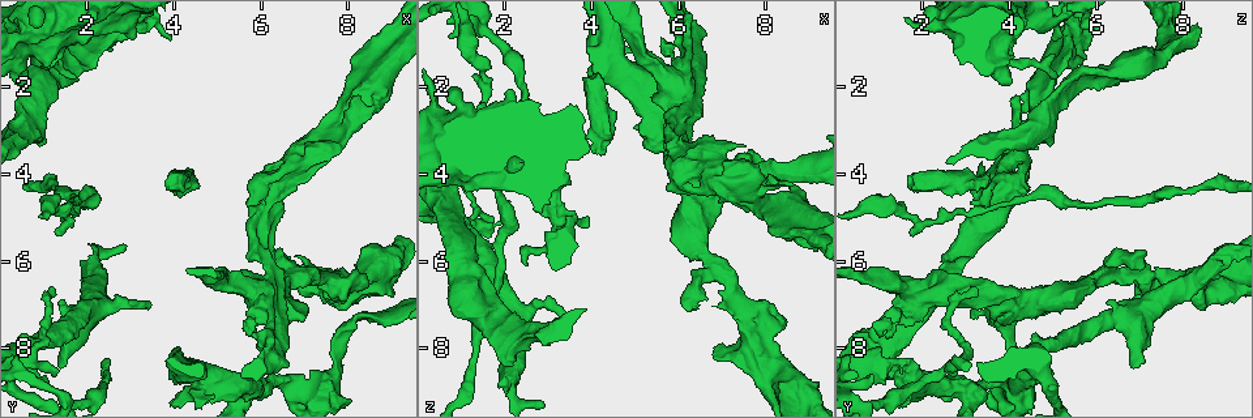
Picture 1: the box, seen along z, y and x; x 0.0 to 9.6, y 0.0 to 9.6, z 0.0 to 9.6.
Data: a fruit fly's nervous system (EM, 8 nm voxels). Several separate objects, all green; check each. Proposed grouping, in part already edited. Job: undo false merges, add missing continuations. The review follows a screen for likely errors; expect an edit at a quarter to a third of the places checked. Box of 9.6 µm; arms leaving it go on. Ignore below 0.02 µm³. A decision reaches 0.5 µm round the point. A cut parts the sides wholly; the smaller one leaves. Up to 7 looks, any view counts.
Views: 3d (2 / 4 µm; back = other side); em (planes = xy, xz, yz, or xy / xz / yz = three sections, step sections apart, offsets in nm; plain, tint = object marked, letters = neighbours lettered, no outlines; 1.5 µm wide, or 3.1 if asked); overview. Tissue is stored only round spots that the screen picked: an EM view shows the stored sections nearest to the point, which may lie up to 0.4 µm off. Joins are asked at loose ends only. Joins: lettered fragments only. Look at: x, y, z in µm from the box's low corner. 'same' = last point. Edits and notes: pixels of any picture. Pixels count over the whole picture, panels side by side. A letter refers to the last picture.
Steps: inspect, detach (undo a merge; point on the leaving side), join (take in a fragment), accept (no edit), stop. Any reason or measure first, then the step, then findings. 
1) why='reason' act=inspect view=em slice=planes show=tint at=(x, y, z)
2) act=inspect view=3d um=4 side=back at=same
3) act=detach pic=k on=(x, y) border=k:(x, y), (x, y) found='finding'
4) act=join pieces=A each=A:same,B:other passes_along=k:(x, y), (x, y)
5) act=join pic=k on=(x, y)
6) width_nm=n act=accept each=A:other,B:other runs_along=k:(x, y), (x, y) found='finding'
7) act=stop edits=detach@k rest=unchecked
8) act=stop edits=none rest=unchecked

why='free end' act=inspect view=em slice=xy step=4 show=letters at=(2.15, 1.60, 7.20)

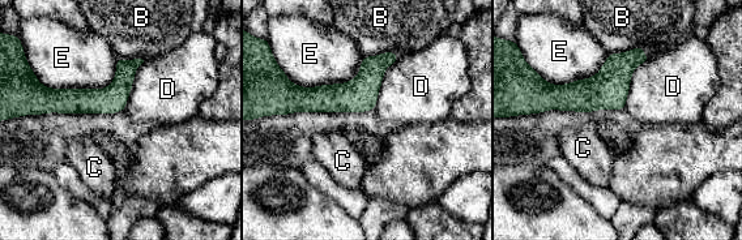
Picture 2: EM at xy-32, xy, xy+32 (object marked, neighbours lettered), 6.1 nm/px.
act=inspect view=em slice=planes show=letters at=same

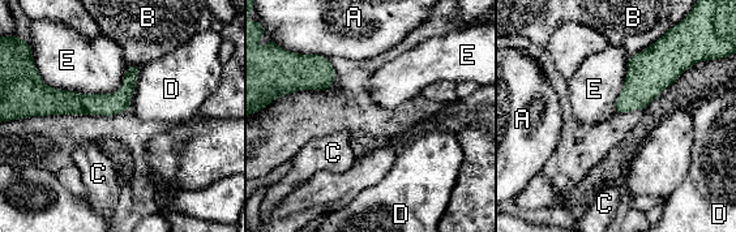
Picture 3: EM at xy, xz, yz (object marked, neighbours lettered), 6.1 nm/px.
longest_contact=E:550nm act=accept each=A:other,B:other,C:other,D:other,E:other border=3:(128, 65), (108, 93), (39, 74) found='no lettered fragment goes on from it'

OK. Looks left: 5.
why='a narrow waist' act=inspect view=3d um=2 at=(1.30, 4.40, 8.15)

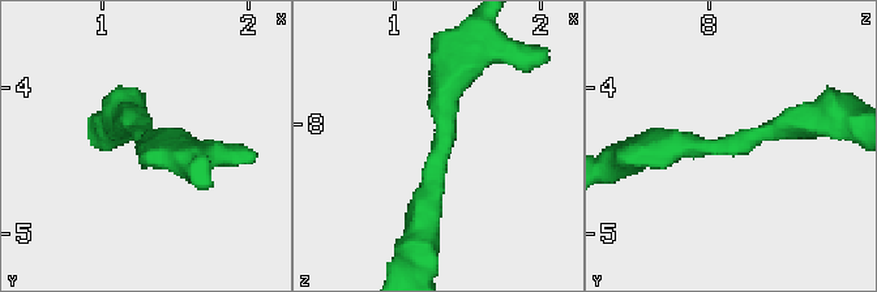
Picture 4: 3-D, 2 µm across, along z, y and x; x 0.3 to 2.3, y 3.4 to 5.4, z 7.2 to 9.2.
why='need the tissue' act=inspect view=em slice=planes show=letters at=(1.32, 4.38, 8.10)

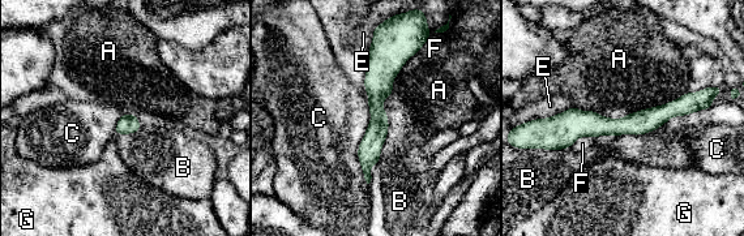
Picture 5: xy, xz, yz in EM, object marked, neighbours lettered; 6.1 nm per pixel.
act=accept each=A:other,B:other,C:other,E:other,F:other,G:other border=5:(368, 101), (358, 147), (367, 184) found='continuous, no second neuron'

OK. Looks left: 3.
why='branch stops here' act=inspect view=em slice=planes show=letters at=(1.10, 6.60, 3.20)

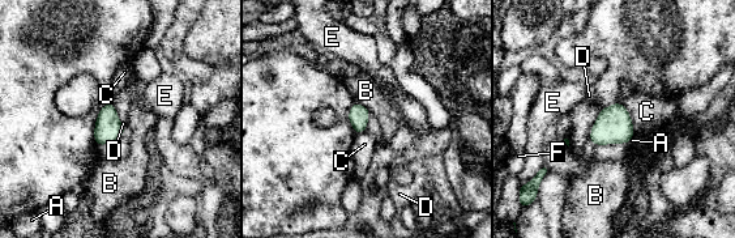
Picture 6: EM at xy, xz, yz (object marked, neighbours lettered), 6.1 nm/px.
longest_contact=B:220nm act=accept each=A:other,B:other,C:other,D:other,E:other,F:other border=6:(619, 102), (625, 107), (635, 130) found='no lettered fragment goes on from it'

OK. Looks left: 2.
act=stop edits=none rest=unchecked

